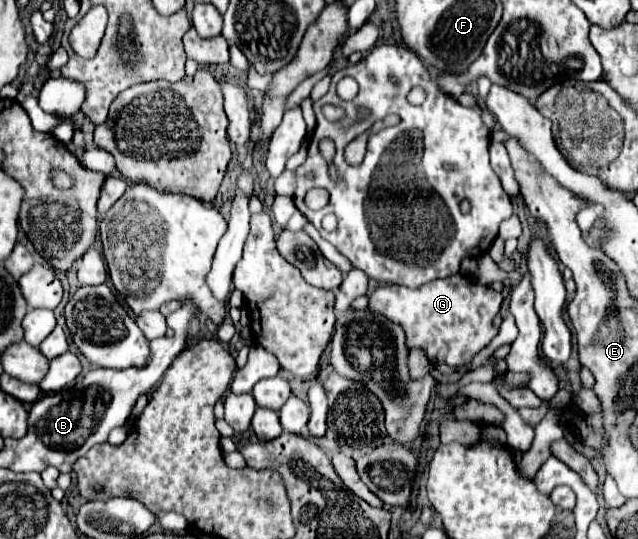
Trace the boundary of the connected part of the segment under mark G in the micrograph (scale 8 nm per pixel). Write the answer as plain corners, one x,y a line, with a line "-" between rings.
452,275
448,279
436,279
430,281
422,287
410,289
404,285
386,285
386,287
378,287
372,295
370,295
370,311
378,311
384,317
392,319
394,323
402,325
408,337
408,347
424,347
426,355
430,361
440,361
446,363
450,367
458,367
464,365
468,361
472,361
472,357
482,351
492,337
498,333
492,325
494,317
498,315
502,305
502,295
490,287
480,285
478,281
472,281
470,277
462,277
462,275

